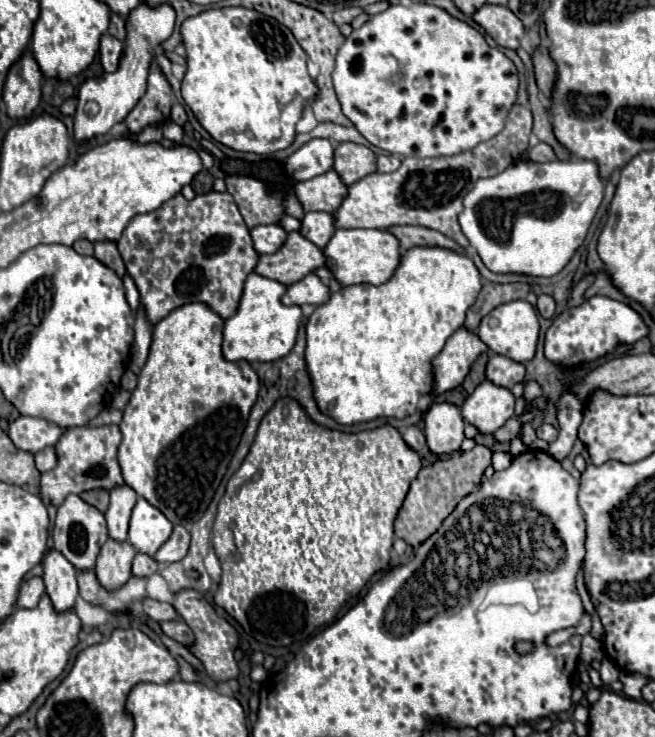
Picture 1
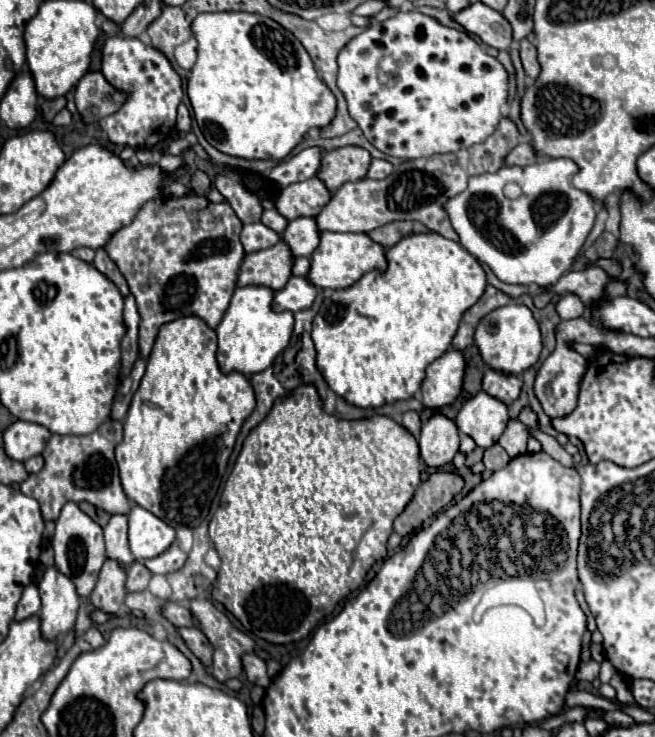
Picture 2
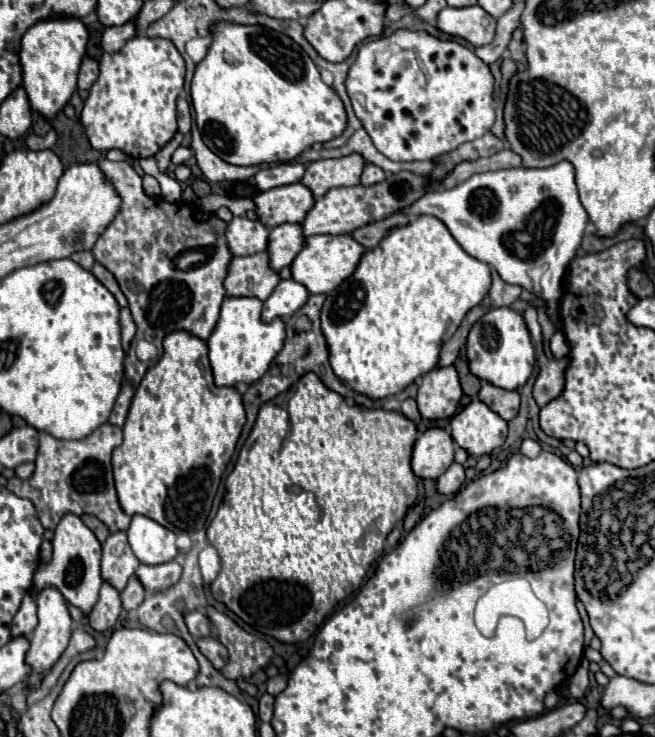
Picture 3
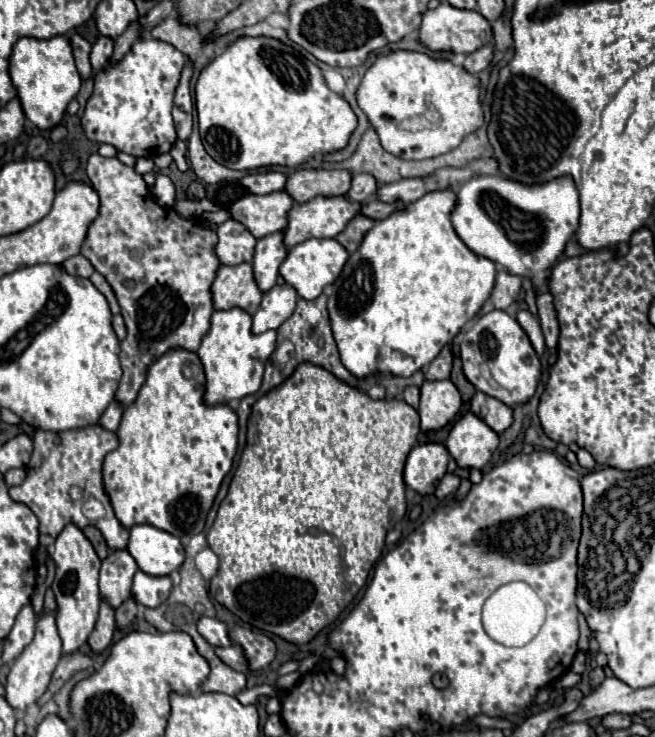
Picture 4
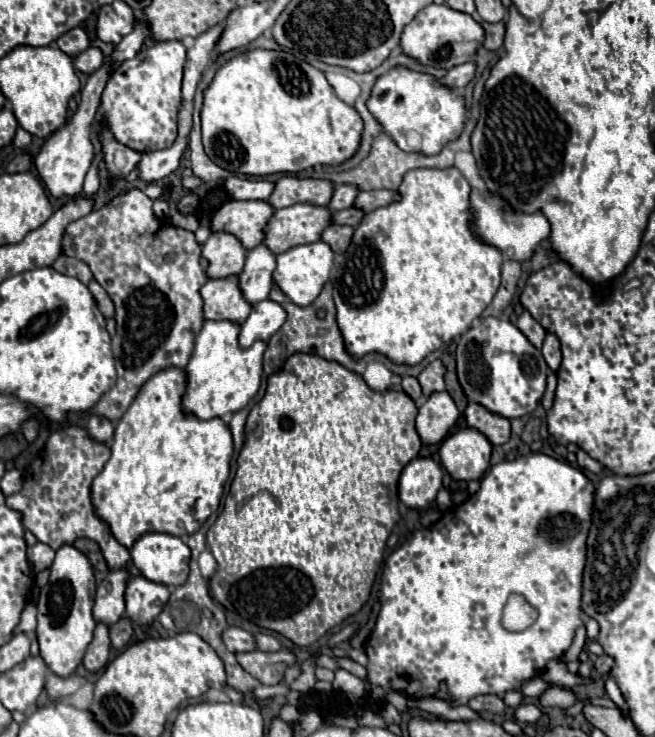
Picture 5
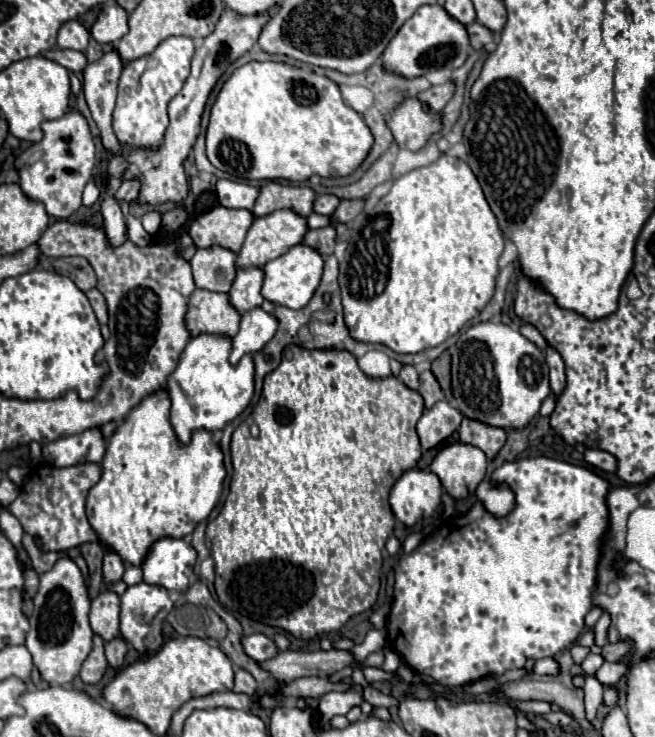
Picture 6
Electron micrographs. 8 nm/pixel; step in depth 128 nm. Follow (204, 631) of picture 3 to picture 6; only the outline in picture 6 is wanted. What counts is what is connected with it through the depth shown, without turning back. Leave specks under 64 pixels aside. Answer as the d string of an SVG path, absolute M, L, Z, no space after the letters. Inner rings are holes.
M252 634L252 636L244 636L242 640L244 650L250 658L254 658L256 662L264 662L264 660L272 660L272 656L276 656L280 650L276 648L274 640L270 640L264 634Z

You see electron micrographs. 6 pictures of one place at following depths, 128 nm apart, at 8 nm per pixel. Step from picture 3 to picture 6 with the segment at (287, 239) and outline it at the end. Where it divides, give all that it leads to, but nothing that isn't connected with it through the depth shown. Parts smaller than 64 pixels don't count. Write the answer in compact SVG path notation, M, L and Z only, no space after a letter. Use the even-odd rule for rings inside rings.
M246 268L236 274L232 288L228 292L230 304L236 308L236 312L244 314L264 302L262 294L260 294L262 280L264 280L262 268Z

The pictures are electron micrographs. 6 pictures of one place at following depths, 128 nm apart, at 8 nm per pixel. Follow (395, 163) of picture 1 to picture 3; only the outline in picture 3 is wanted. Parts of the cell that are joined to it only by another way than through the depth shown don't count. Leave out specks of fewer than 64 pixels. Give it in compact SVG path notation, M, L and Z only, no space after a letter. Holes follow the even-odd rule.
M366 164L366 166L364 166L364 172L362 172L362 176L360 176L360 184L362 184L364 188L374 186L374 184L378 184L378 182L382 182L382 180L384 180L384 170L382 170L382 168L378 168L378 166L374 166L374 164Z

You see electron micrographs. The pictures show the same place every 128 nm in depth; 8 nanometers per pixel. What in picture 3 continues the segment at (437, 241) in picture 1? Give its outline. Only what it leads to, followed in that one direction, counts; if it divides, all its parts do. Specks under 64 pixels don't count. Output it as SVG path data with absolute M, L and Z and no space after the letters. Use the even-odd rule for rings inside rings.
M392 214L392 216L386 216L386 218L382 218L382 220L370 222L370 224L362 226L362 228L356 228L350 236L352 236L358 244L362 244L364 248L374 248L374 246L386 236L386 232L388 232L390 228L402 226L402 224L408 224L408 218L402 216L402 214Z

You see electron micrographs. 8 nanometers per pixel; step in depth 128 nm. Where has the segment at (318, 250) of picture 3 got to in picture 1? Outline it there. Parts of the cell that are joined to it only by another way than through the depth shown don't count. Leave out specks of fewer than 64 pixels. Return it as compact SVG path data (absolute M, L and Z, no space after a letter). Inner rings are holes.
M336 230L322 252L326 256L326 268L342 286L384 284L400 262L400 244L386 230Z

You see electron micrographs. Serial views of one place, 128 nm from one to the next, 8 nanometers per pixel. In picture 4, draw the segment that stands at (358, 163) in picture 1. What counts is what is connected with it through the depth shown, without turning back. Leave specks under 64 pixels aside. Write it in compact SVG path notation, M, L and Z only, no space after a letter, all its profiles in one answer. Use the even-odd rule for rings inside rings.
M296 170L288 176L284 192L294 202L308 202L316 196L342 196L350 188L346 170Z

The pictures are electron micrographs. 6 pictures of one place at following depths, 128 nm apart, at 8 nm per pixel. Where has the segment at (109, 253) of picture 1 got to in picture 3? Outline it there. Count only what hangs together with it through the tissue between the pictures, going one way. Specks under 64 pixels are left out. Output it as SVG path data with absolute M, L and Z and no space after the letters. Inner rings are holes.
M94 264L94 268L92 268L92 274L112 292L112 296L116 298L116 302L120 304L120 308L126 308L128 306L128 302L126 302L126 296L120 292L120 288L118 288L118 282L114 280L114 276L104 268L104 266L100 266L100 264Z

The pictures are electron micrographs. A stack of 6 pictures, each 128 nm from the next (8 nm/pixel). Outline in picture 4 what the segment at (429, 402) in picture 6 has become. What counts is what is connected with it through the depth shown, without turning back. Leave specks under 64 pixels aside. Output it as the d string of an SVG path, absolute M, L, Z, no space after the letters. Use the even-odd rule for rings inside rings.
M444 346L442 352L428 364L424 372L424 380L448 380L452 368L452 352L450 346Z

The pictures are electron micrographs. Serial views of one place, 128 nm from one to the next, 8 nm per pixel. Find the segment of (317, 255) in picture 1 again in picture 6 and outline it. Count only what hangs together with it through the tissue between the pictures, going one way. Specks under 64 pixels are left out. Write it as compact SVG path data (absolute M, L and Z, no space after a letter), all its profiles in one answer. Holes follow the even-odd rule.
M196 288L188 300L186 328L190 336L216 334L234 338L238 332L240 314L230 306L228 294L216 294Z

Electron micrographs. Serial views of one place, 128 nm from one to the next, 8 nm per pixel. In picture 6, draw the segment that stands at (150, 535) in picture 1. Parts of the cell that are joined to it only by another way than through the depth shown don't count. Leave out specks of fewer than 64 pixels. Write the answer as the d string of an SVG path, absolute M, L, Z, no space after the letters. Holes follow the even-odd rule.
M162 538L154 542L150 554L142 564L144 582L162 586L166 590L186 590L192 580L192 566L196 562L196 550L176 538Z

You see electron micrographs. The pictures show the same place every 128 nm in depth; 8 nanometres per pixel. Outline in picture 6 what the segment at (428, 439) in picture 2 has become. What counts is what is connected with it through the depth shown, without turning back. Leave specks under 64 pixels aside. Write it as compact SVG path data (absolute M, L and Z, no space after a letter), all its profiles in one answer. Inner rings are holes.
M408 470L392 486L390 508L396 516L396 520L400 520L406 528L410 528L410 526L418 524L422 518L430 518L434 514L434 510L440 504L440 496L442 496L442 486L440 486L440 480L436 474L432 474L428 470Z

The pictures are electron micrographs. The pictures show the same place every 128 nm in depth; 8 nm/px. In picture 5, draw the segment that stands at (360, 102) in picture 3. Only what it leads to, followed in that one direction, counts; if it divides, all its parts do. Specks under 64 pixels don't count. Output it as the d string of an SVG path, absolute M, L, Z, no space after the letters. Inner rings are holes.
M392 68L376 80L368 100L368 110L382 124L384 132L404 150L408 148L406 134L416 132L422 138L422 152L426 154L438 154L446 142L458 138L466 120L462 98L452 98L452 92L440 86L432 76L404 68Z

